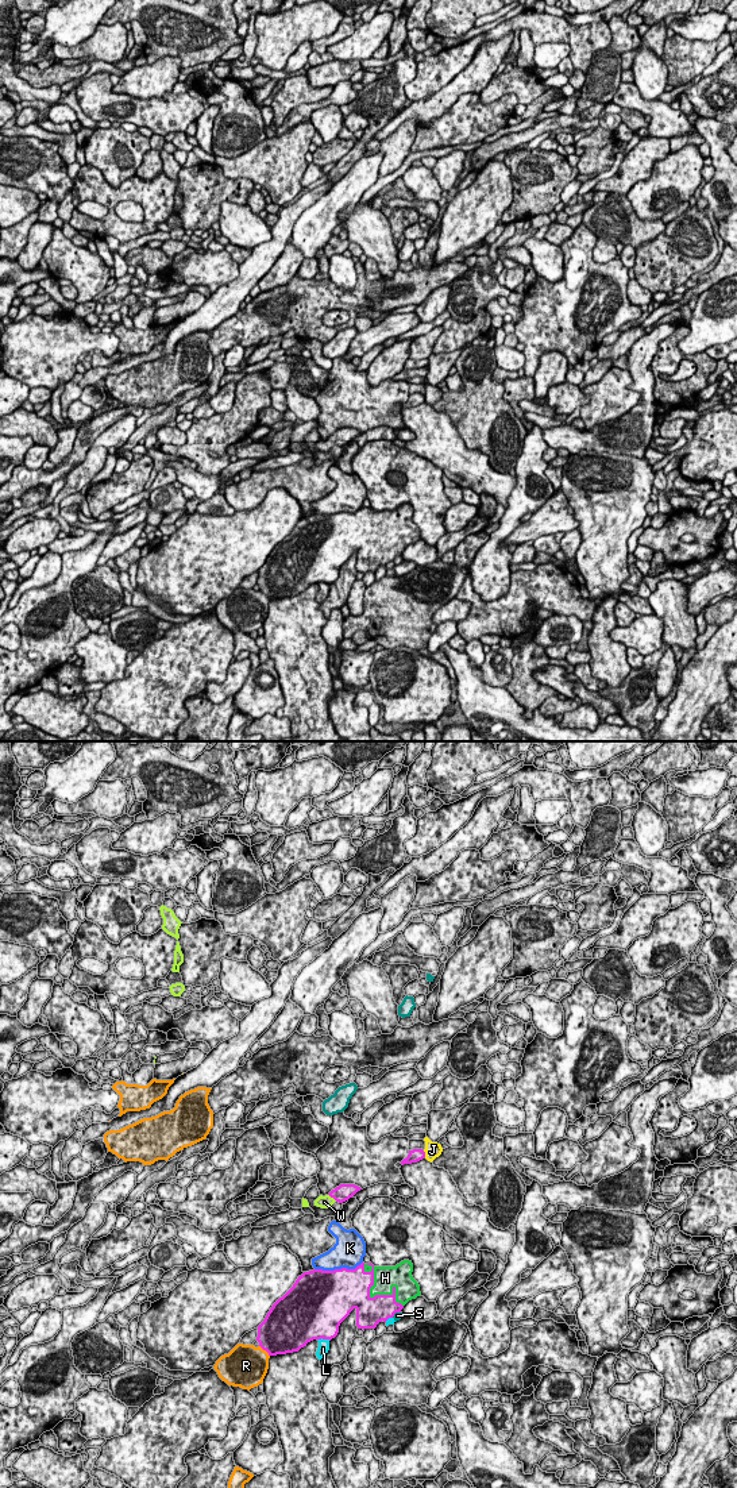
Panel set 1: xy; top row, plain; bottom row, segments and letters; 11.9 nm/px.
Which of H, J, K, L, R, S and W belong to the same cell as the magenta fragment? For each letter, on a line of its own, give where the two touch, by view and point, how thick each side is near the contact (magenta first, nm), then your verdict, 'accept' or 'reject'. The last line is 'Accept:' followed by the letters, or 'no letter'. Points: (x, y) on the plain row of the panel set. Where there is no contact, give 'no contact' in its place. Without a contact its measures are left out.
H: contact xy (369, 539); calibres 480 and 260 nm; accept
J: contact xy (424, 397); calibres 160 and 190 nm; reject
K: contact xy (338, 513); calibres 500 and 380 nm; reject
L: contact xy (324, 582); calibres 480 and 130 nm; reject
R: contact xy (265, 593); calibres 480 and 440 nm; reject
S: contact xy (396, 555); calibres 320 and 90 nm; reject
W: contact xy (332, 440); calibres 200 and 160 nm; accept
Accept: H, W

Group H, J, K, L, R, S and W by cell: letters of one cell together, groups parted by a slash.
H W / J / K / L / R / S

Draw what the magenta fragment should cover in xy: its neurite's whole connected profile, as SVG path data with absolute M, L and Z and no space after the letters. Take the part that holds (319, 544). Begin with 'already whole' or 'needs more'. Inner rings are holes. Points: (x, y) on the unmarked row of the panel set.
needs more | M409 504L395 510L374 510L371 506L362 506L355 513L304 516L293 531L273 548L265 564L258 570L256 585L269 600L298 595L313 583L335 582L340 567L354 552L358 573L375 573L379 566L393 562L409 544L421 539L412 516L413 508Z

